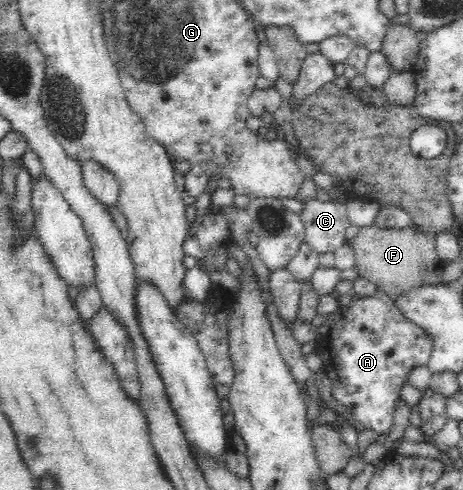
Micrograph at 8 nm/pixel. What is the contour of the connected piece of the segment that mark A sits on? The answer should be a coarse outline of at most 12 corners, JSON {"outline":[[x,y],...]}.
{"outline":[[382,290],[344,300],[314,352],[378,435],[433,345]]}

